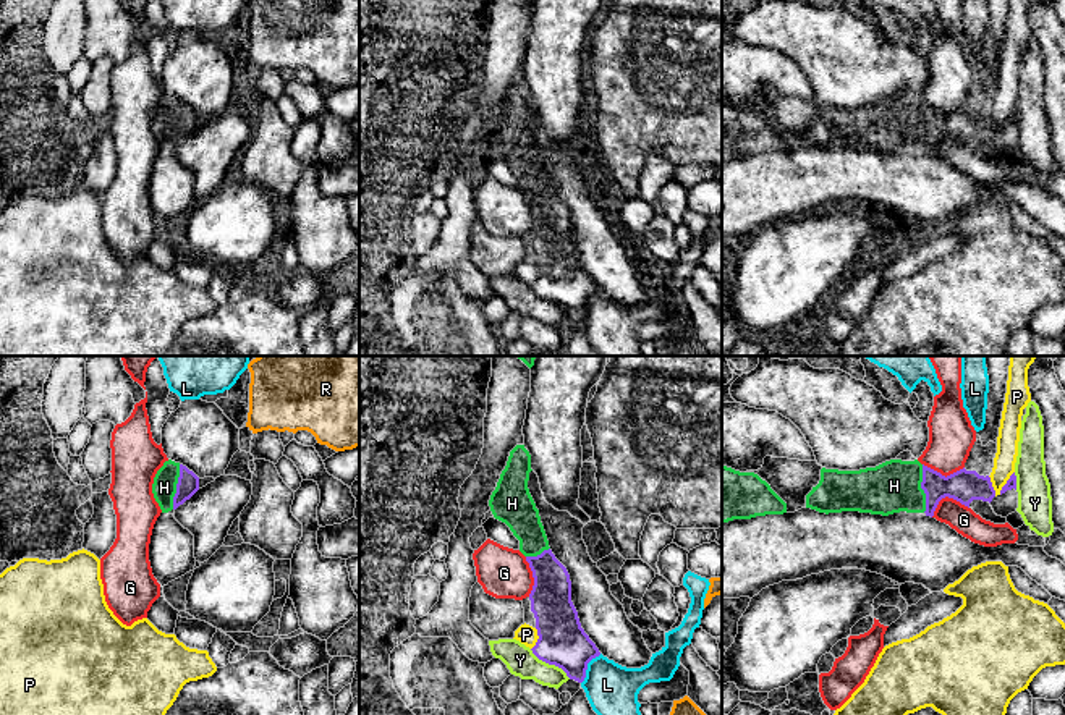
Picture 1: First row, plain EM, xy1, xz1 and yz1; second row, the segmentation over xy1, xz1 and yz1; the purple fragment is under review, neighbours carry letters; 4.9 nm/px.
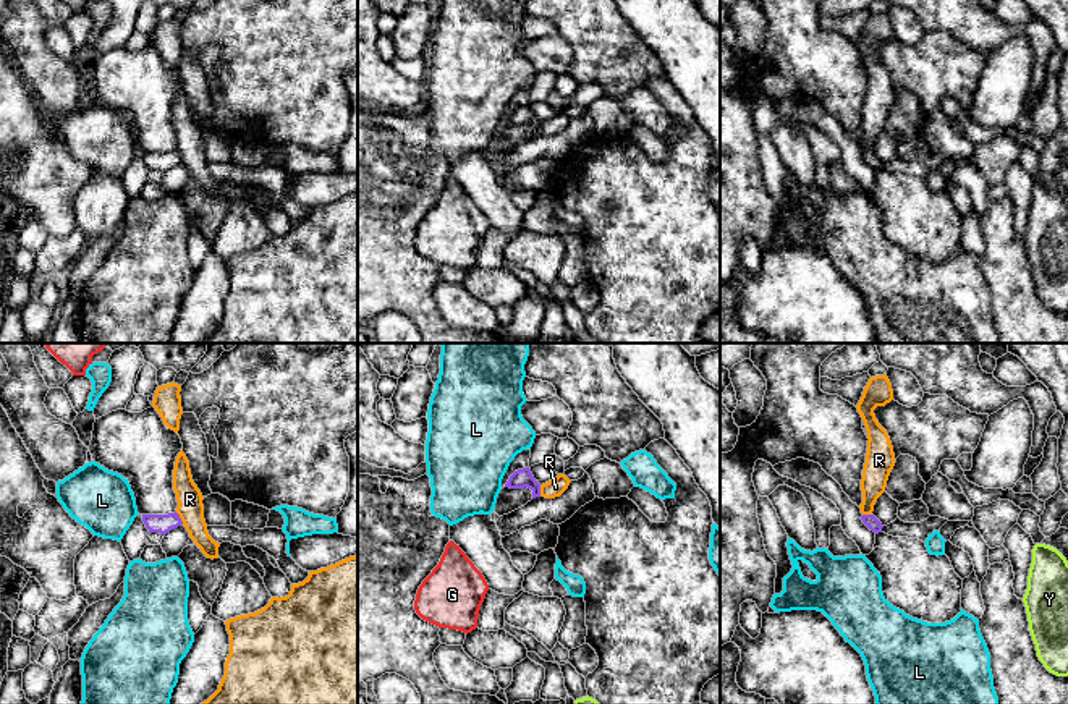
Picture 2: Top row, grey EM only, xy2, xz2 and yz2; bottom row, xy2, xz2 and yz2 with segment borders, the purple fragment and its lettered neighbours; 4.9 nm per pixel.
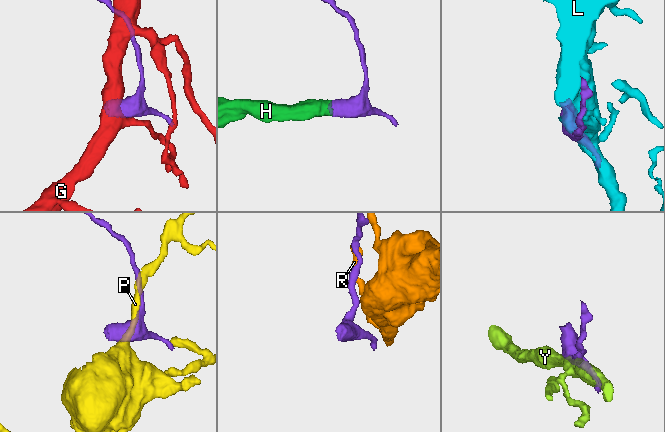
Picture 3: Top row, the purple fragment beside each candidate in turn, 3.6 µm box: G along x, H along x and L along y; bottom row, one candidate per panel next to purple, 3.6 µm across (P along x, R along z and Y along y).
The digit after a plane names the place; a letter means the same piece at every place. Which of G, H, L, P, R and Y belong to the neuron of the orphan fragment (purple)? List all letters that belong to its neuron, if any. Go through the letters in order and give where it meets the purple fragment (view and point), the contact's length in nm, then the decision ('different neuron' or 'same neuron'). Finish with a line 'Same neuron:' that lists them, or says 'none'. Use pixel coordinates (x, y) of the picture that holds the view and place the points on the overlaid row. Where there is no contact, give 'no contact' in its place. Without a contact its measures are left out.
G: yz1 (946, 495) | 200 nm | different neuron
H: yz1 (921, 487) | 240 nm | same neuron
L: xz1 (586, 667) | 180 nm | different neuron
P: yz1 (1007, 482) | 140 nm | different neuron
R: xy2 (180, 518) | 80 nm | different neuron
Y: xz1 (551, 664) | 260 nm | different neuron
Same neuron: H

